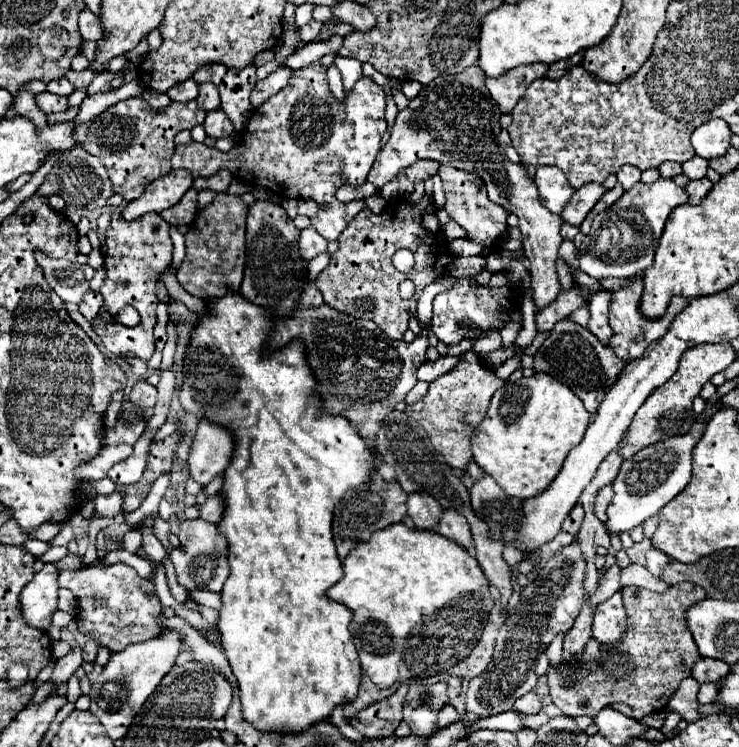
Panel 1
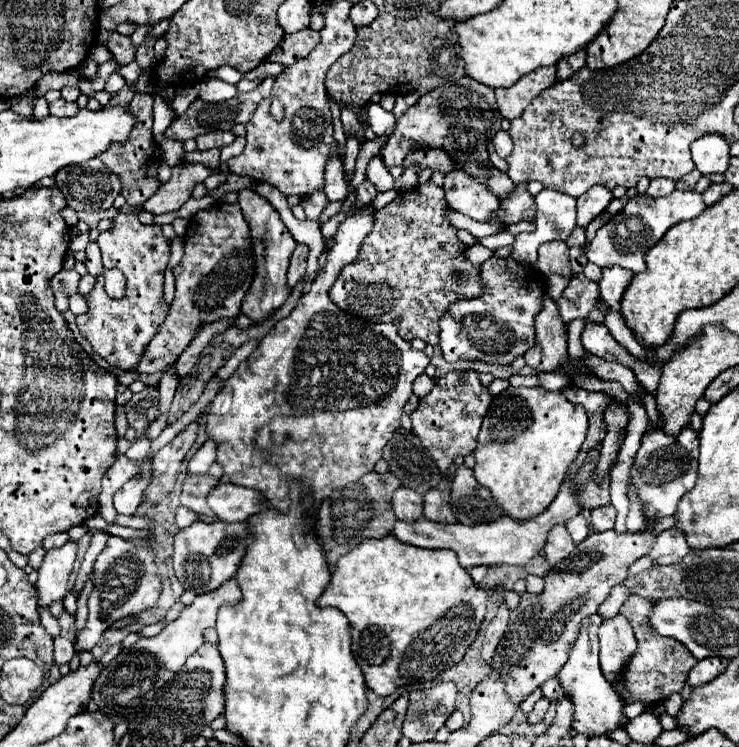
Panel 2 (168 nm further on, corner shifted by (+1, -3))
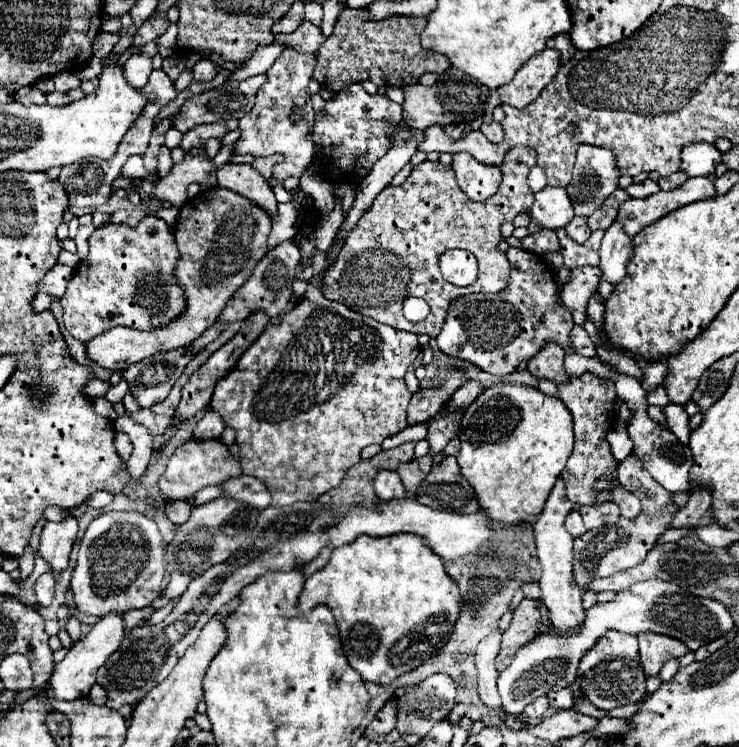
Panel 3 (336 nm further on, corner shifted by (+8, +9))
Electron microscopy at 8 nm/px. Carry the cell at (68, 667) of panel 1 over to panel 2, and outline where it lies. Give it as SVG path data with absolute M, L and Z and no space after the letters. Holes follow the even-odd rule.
M109 536L105 550L95 560L95 586L89 594L89 620L85 628L75 638L75 654L79 656L85 650L91 650L101 634L117 620L131 616L135 612L151 608L161 592L161 582L157 578L157 566L153 554L147 548L139 548L133 542L127 542L119 536Z

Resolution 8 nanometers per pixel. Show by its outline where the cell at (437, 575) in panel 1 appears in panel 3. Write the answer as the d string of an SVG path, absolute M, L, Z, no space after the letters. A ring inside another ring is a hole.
M362 534L352 544L332 550L328 564L306 578L298 600L300 612L312 610L316 604L332 608L348 664L362 680L374 684L390 684L400 674L418 668L424 660L434 656L446 644L462 608L458 584L446 574L442 558L436 556L424 540L412 534L394 534L386 538Z

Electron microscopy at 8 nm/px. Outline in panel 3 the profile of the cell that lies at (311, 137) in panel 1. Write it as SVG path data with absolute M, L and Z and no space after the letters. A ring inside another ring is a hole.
M286 48L280 58L266 72L266 82L260 86L256 96L256 106L240 120L242 136L236 146L236 154L252 156L272 156L282 154L284 160L274 166L274 178L280 182L288 176L300 176L308 164L314 160L312 144L312 120L314 108L310 104L308 82L312 78L312 68L316 56L304 56L292 48Z

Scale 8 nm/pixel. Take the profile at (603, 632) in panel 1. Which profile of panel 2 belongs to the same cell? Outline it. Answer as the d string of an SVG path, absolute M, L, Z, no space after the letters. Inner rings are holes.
M615 614L613 618L603 620L599 628L599 646L599 660L605 678L613 684L615 690L621 692L621 696L627 696L627 692L623 692L623 688L617 684L617 676L631 652L635 652L637 640L629 620L623 614Z

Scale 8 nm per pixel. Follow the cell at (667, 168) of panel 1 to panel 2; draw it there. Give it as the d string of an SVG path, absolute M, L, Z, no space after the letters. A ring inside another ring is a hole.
M653 178L653 180L651 180L651 184L649 184L647 194L649 194L649 196L659 198L659 196L667 196L667 194L671 194L675 188L677 188L677 182L675 182L675 180L667 180L667 178Z

